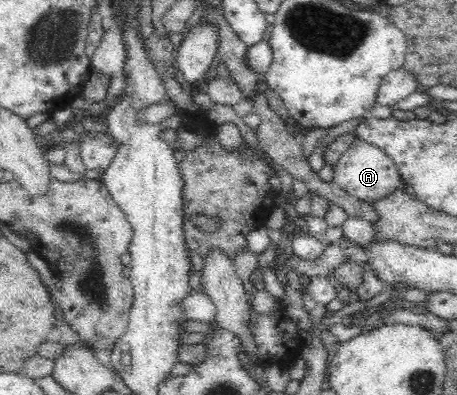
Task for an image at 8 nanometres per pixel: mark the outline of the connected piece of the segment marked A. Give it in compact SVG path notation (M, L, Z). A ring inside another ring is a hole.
M355 140L351 148L347 148L335 166L334 183L343 188L349 195L371 205L378 199L387 197L401 185L401 177L396 165L387 157L387 152L365 144L363 140Z

